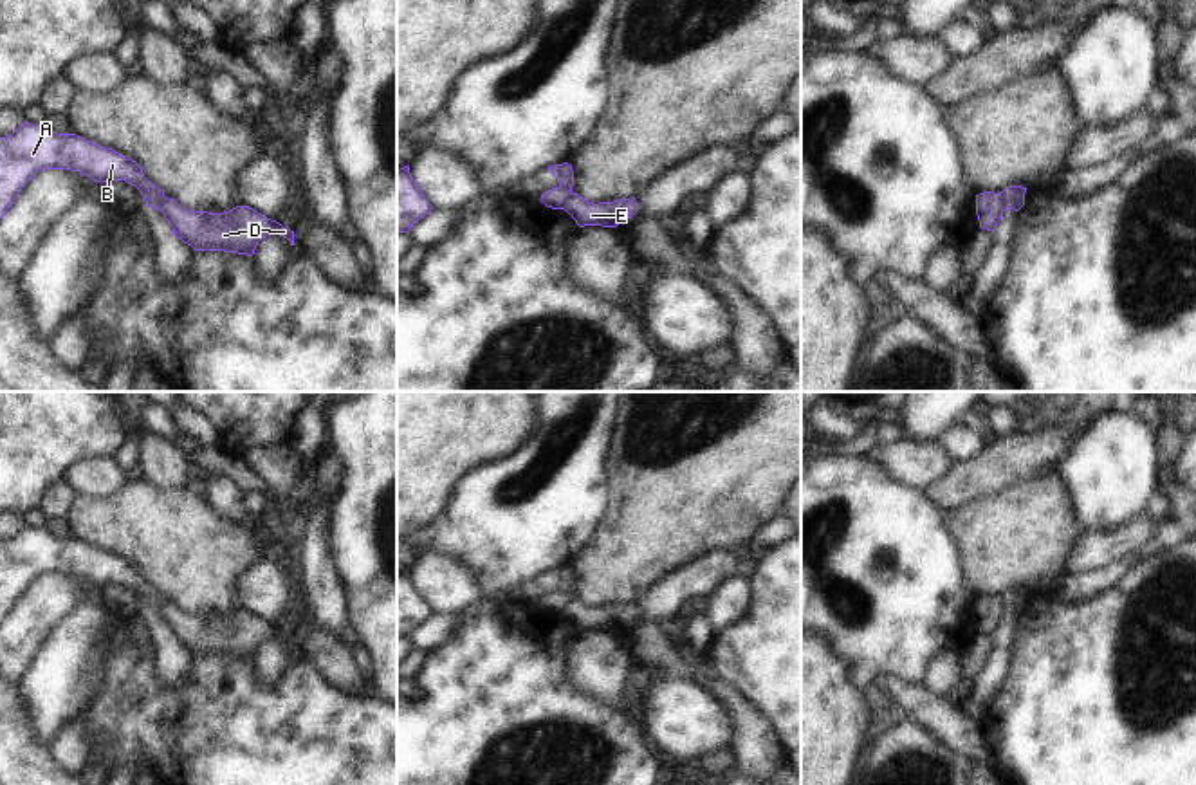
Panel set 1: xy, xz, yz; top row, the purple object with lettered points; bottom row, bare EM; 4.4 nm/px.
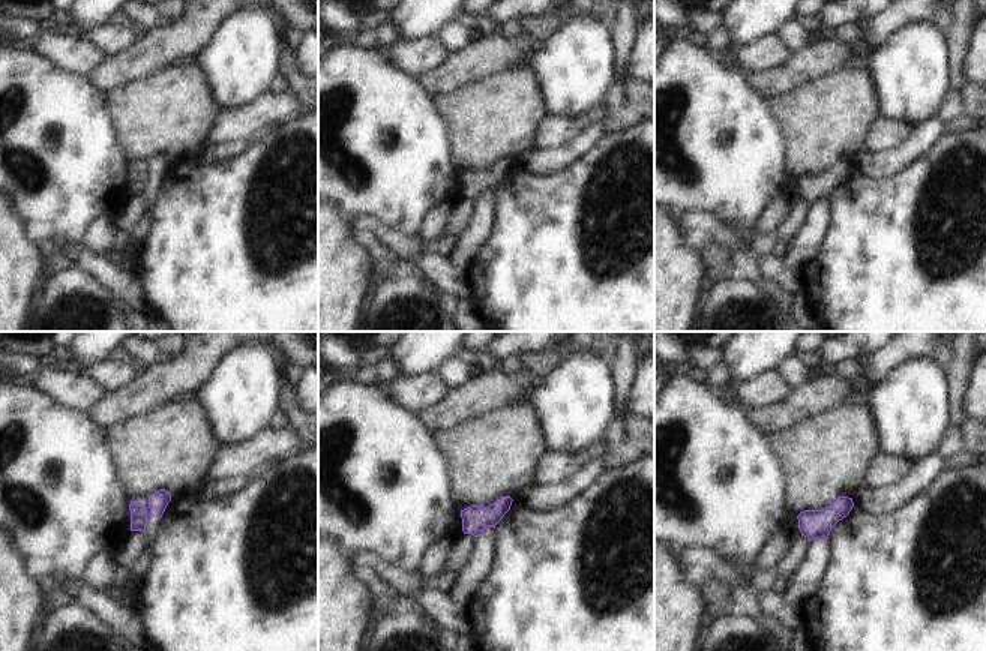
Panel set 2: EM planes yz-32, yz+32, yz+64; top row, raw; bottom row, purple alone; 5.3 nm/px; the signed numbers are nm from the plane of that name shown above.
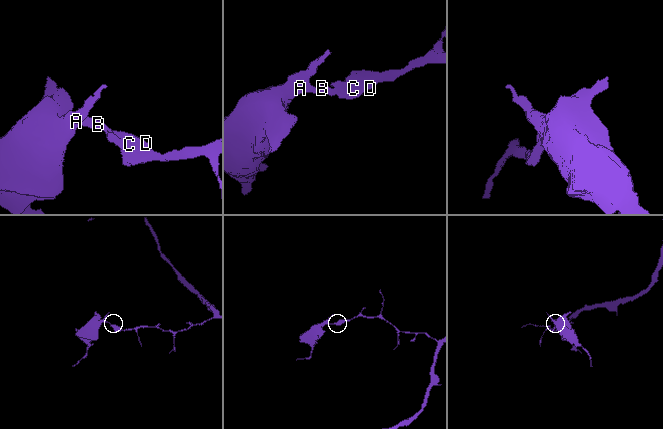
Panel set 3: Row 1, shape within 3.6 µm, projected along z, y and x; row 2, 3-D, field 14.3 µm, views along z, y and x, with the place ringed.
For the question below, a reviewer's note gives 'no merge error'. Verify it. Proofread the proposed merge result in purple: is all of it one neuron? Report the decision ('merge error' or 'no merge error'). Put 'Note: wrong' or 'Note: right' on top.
Note: wrong
merge error

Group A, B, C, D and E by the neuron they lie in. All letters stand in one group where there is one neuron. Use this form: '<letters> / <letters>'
A B / C D E

